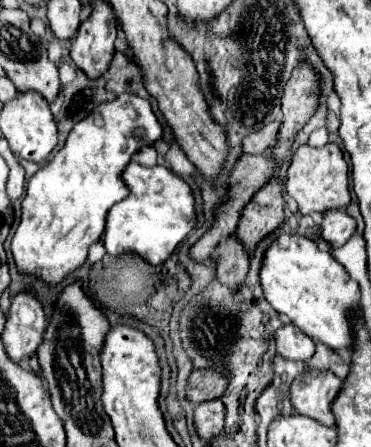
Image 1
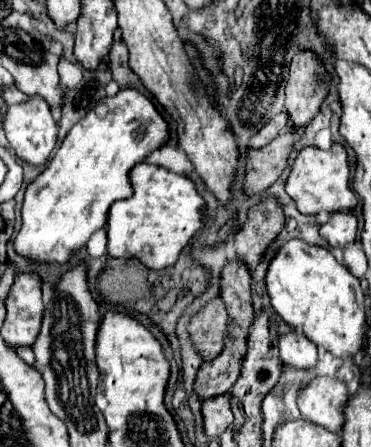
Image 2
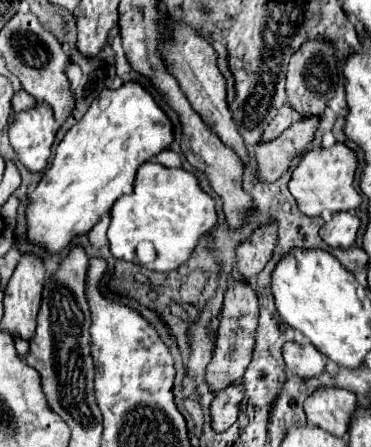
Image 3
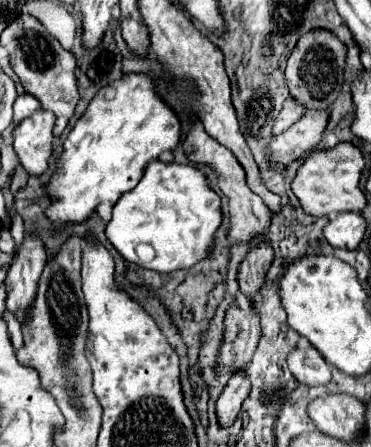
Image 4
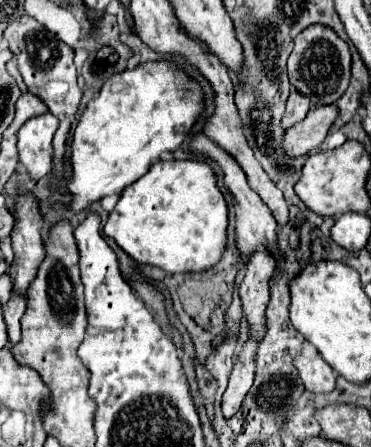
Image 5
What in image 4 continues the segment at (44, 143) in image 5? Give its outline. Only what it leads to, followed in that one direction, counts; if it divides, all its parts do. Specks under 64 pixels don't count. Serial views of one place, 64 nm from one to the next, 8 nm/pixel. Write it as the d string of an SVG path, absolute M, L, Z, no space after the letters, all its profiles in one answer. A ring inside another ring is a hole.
M38 110L32 118L22 120L14 128L14 150L20 164L30 176L42 176L52 156L52 128L56 116L48 110Z

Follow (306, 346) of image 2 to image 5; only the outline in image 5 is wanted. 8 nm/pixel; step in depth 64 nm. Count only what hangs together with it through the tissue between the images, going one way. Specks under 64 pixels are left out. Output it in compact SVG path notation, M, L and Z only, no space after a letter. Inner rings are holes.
M298 356L296 368L298 368L300 378L308 392L328 394L336 388L336 372L322 358L308 360L304 356Z

